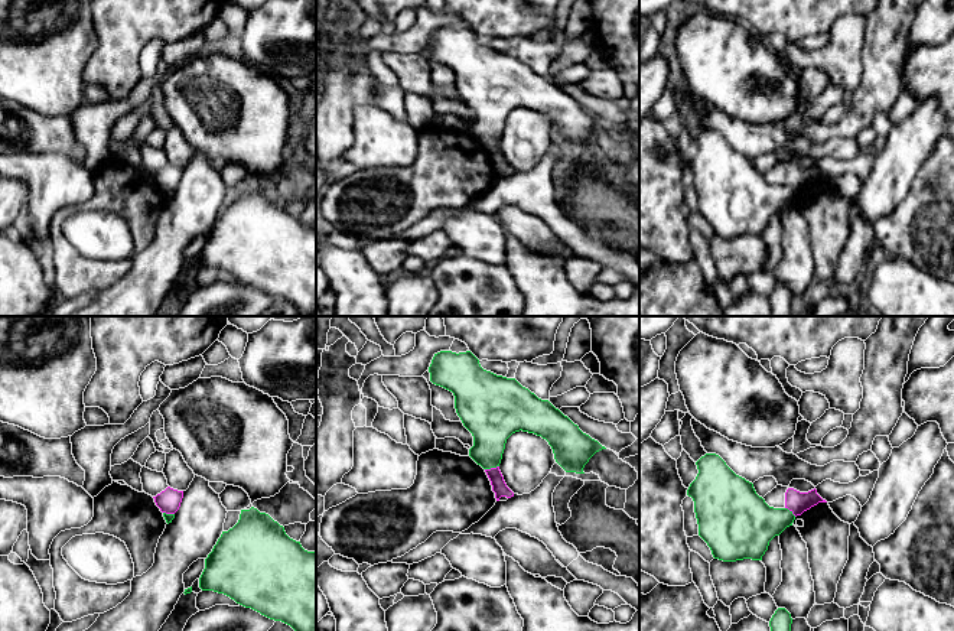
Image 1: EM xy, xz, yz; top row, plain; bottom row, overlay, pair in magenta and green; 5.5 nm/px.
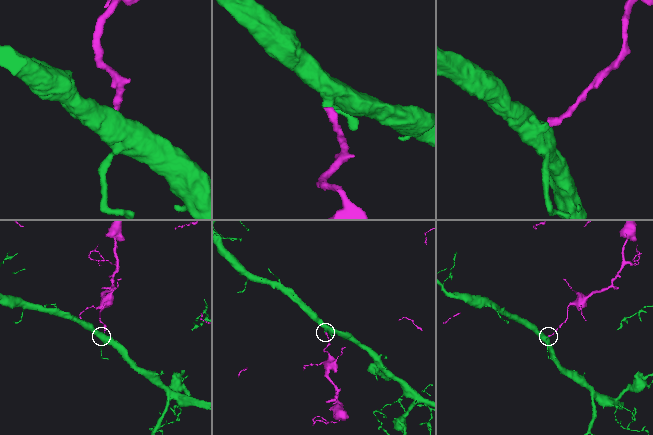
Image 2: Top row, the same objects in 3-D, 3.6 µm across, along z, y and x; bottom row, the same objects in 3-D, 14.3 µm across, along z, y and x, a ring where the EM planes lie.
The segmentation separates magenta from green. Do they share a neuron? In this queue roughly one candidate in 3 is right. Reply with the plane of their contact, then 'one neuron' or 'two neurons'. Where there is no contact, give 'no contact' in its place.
meets magenta in xz; two neurons

